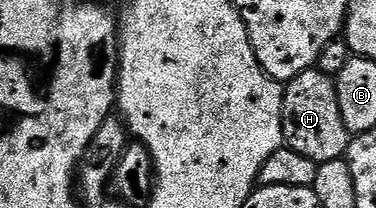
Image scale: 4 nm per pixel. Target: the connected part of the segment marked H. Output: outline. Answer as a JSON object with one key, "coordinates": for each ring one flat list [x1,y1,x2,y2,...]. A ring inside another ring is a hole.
{"coordinates":[[309,70,287,81,284,90,284,144,298,154,306,154,316,164,339,160,347,153,350,134,342,122,342,110,338,110,336,81,319,70]]}

